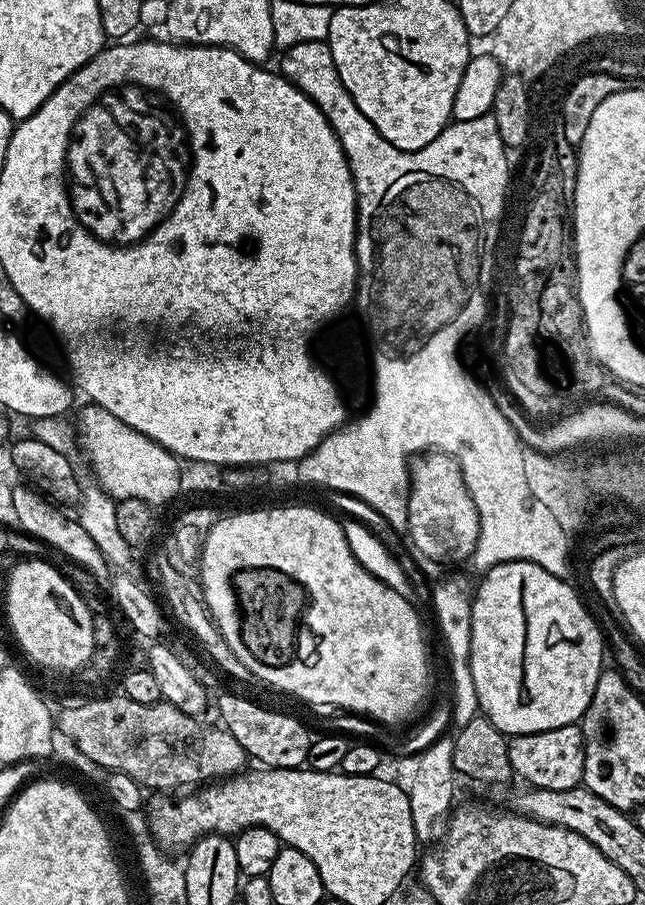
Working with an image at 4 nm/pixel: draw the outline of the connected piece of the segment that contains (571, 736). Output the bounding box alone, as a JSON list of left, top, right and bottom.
[508,723,584,790]

